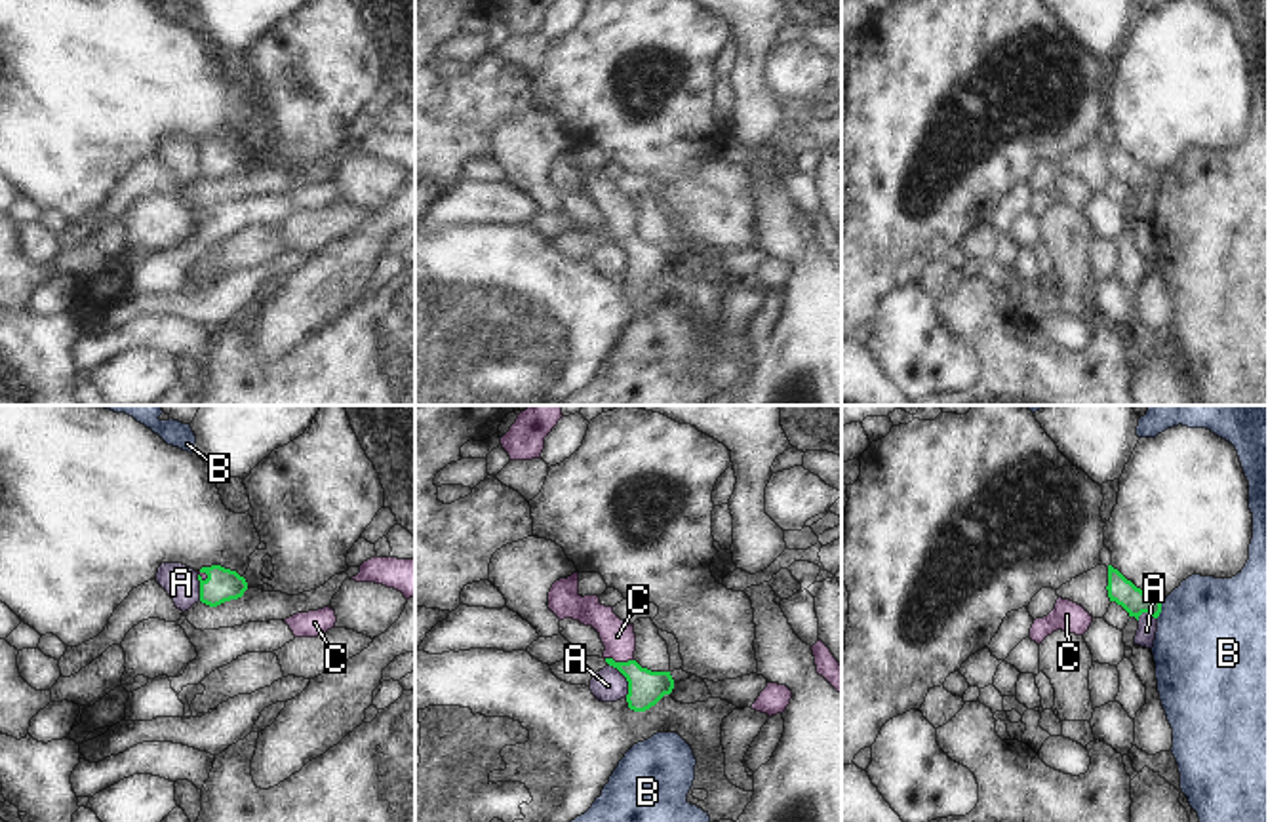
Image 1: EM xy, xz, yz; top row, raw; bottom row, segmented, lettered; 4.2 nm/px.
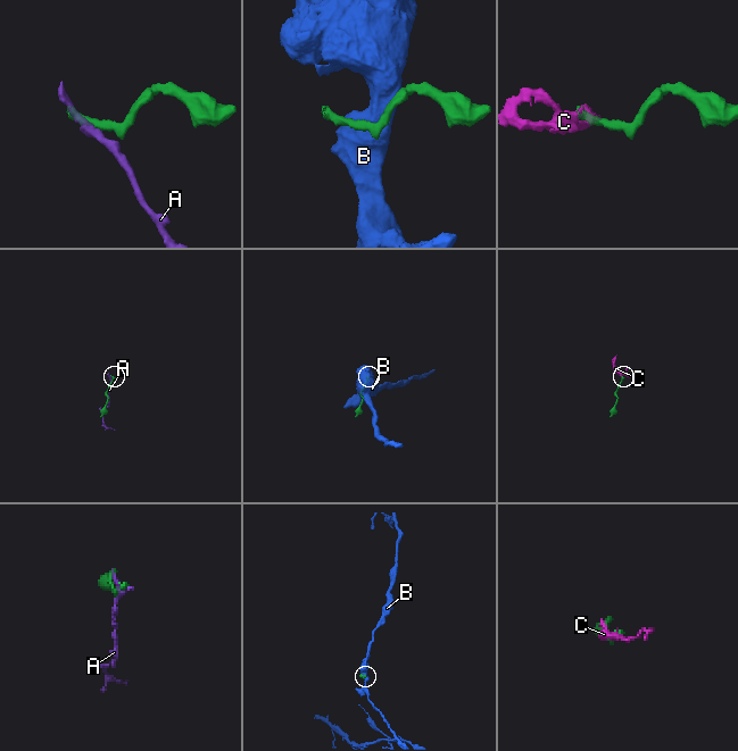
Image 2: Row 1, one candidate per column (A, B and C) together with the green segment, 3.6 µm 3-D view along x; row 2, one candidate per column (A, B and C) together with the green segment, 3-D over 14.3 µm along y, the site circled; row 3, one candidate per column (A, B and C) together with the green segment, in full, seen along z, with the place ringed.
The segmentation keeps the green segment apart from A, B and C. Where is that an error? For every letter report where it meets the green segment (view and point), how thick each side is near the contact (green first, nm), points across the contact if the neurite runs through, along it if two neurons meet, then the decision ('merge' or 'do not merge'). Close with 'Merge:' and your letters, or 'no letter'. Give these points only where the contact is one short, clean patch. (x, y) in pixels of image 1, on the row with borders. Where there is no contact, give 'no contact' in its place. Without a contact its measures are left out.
A: meets green in xz at (627, 680); 150 nm thick on the green side, 140 nm on the other; do not merge
B: meets green in yz at (1160, 609); 110 nm thick on the green side, 480 nm on the other; do not merge
C: meets green in xz at (619, 663); 150 nm thick on the green side, 140 nm on the other; runs through xz (646, 687), (619, 663), (617, 636); merge
Merge: C

